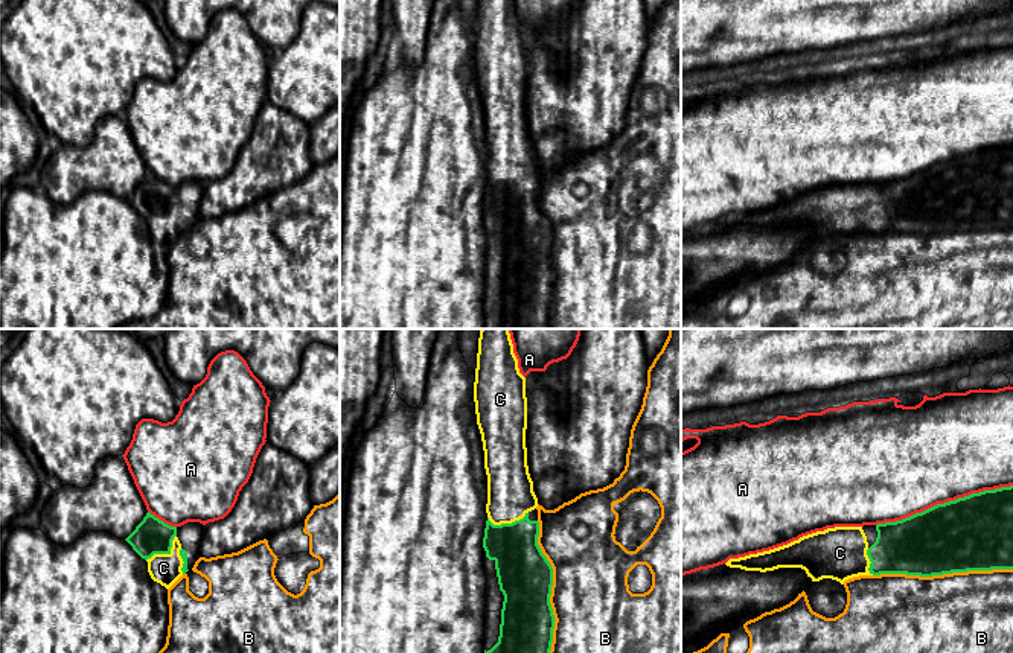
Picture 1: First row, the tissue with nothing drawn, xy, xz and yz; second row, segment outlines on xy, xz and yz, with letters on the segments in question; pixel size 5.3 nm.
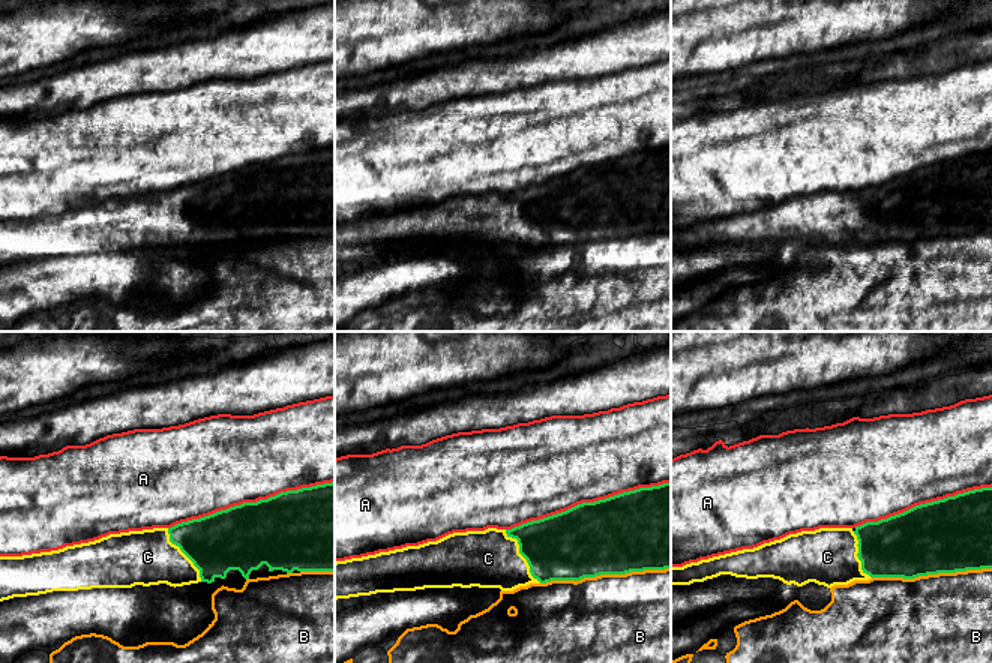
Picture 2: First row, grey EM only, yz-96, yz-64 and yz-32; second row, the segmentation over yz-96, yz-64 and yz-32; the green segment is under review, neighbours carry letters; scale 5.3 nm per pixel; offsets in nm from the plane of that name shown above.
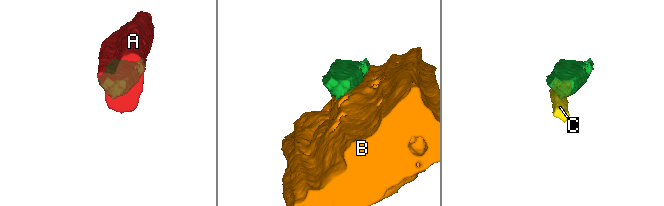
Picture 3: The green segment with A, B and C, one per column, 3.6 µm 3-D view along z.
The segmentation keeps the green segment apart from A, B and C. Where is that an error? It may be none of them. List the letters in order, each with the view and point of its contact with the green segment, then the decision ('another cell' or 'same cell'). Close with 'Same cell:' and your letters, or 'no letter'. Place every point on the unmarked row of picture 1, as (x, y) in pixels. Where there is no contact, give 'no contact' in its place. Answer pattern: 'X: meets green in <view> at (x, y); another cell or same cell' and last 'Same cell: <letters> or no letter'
A: meets green in yz at (945, 162); another cell
B: meets green in xz at (550, 253); another cell
C: meets green in xz at (508, 183); same cell
Same cell: C

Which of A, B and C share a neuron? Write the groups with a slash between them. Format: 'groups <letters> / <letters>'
groups A / B / C

